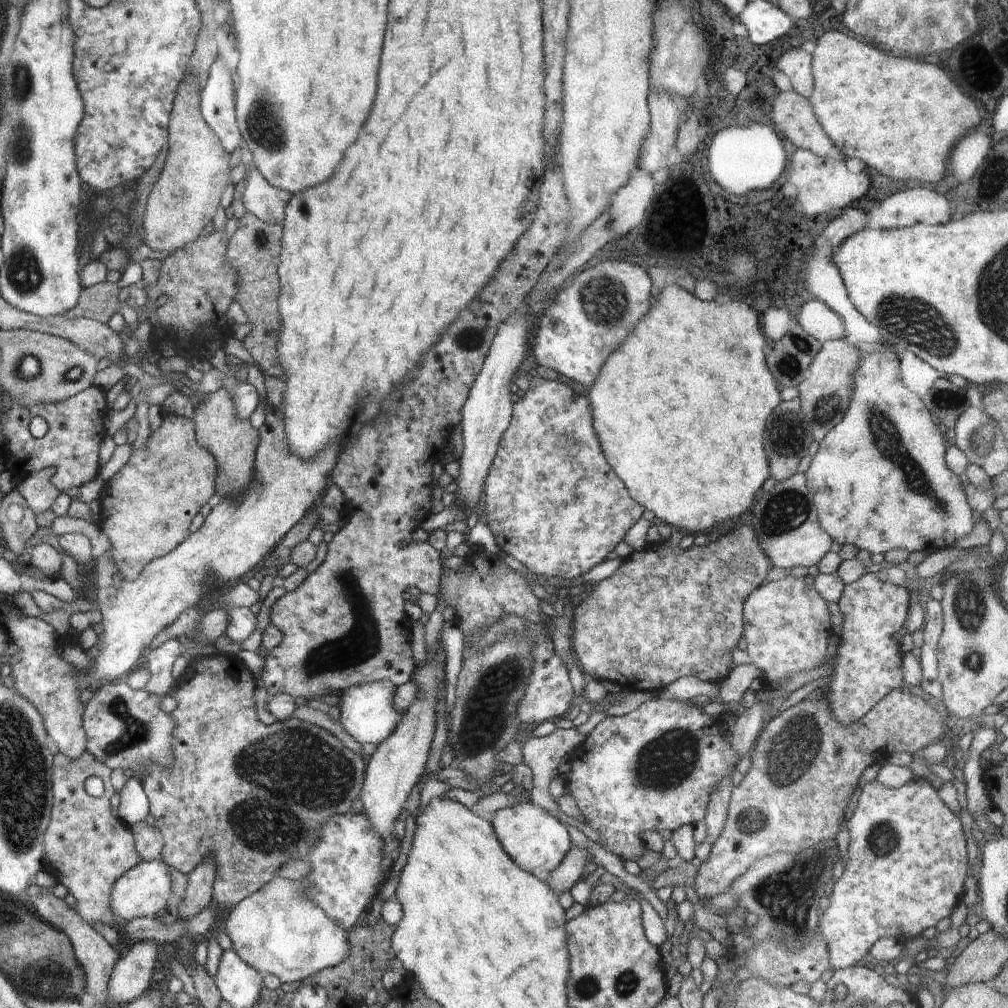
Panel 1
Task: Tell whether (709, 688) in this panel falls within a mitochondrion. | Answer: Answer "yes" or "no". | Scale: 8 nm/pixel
no

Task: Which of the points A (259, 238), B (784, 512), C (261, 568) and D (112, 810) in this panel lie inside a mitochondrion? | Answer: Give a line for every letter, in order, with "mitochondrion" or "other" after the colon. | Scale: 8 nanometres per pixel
A: mitochondrion
B: mitochondrion
C: other
D: other

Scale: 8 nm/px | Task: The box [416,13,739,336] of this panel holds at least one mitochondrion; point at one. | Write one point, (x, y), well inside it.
(601, 299)

